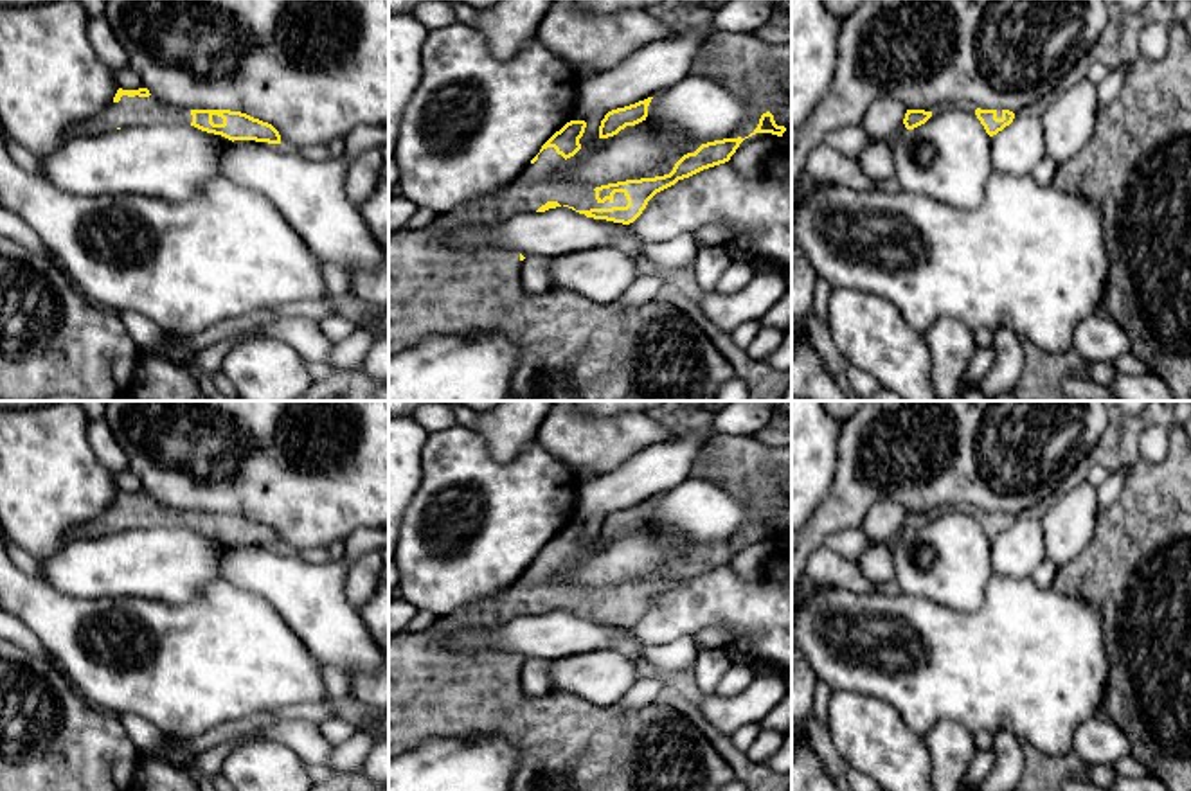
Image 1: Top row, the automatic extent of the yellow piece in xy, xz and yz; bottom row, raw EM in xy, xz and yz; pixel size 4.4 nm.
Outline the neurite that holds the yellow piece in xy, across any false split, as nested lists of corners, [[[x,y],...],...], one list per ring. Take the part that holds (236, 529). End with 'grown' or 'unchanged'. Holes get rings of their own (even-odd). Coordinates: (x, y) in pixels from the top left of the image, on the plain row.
[[[119,491],[113,503],[99,518],[72,529],[68,538],[99,538],[149,527],[191,527],[232,545],[255,543],[281,547],[279,534],[268,525],[230,512],[182,512],[157,502],[148,491]]]; grown

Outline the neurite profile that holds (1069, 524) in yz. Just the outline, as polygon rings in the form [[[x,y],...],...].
[[[1083,480],[1040,520],[1045,532],[1045,557],[1061,568],[1079,555],[1092,541],[1097,514],[1097,487]]]

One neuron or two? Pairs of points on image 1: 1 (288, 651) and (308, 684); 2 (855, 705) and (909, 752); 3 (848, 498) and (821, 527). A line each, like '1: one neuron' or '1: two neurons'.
1: one neuron
2: one neuron
3: one neuron

